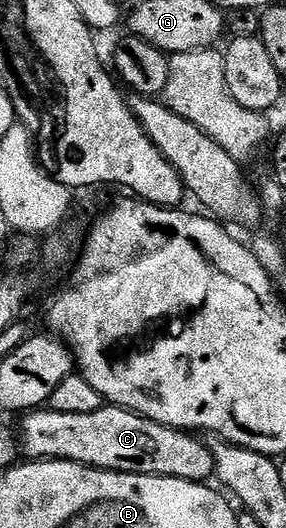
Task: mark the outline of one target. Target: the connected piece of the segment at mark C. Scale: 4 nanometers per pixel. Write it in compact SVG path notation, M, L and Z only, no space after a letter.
M104 405L93 413L57 413L50 409L36 409L22 416L23 428L18 428L17 439L21 451L28 460L46 461L64 459L70 463L80 463L86 467L95 467L98 471L116 471L126 475L160 475L184 479L190 483L207 483L215 473L215 456L212 448L198 443L194 434L166 427L135 411L126 411L124 407Z

